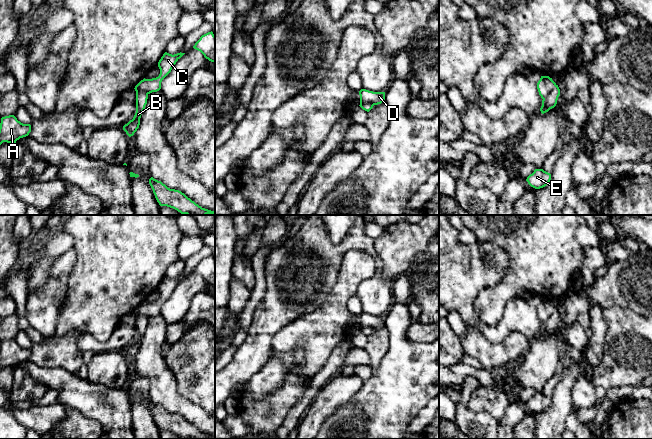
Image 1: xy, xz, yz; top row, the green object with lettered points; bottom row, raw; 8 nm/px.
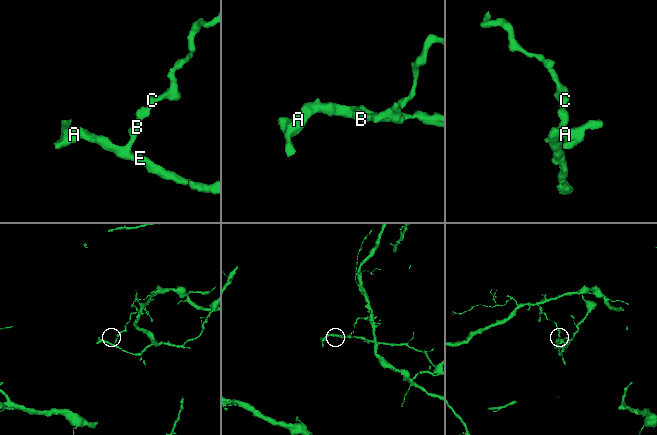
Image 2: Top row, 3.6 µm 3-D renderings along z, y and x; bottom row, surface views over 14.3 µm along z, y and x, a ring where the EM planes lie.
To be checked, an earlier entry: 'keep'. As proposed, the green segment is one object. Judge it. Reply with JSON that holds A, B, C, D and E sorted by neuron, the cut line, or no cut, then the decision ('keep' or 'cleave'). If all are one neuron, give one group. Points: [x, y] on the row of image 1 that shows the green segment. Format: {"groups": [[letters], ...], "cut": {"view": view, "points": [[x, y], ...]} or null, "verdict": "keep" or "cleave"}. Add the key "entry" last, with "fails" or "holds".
{"groups": [["A", "B", "E"], ["C", "D"]], "cut": {"view": "yz", "points": [[556, 85], [543, 99]]}, "verdict": "cleave", "entry": "fails"}

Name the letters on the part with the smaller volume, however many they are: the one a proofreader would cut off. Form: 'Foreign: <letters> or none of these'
Foreign: A, B, E

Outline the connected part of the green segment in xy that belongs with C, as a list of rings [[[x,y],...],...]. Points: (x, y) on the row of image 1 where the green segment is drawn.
[[[165,52],[158,62],[158,67],[160,69],[159,76],[152,79],[144,78],[135,86],[134,88],[135,91],[145,91],[147,94],[159,91],[161,89],[162,80],[171,72],[176,62],[184,54],[185,53],[180,52],[180,53],[172,55]]]

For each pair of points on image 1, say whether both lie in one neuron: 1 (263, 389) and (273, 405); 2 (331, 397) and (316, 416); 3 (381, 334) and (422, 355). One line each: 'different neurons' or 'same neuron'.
1: different neurons
2: same neuron
3: different neurons

